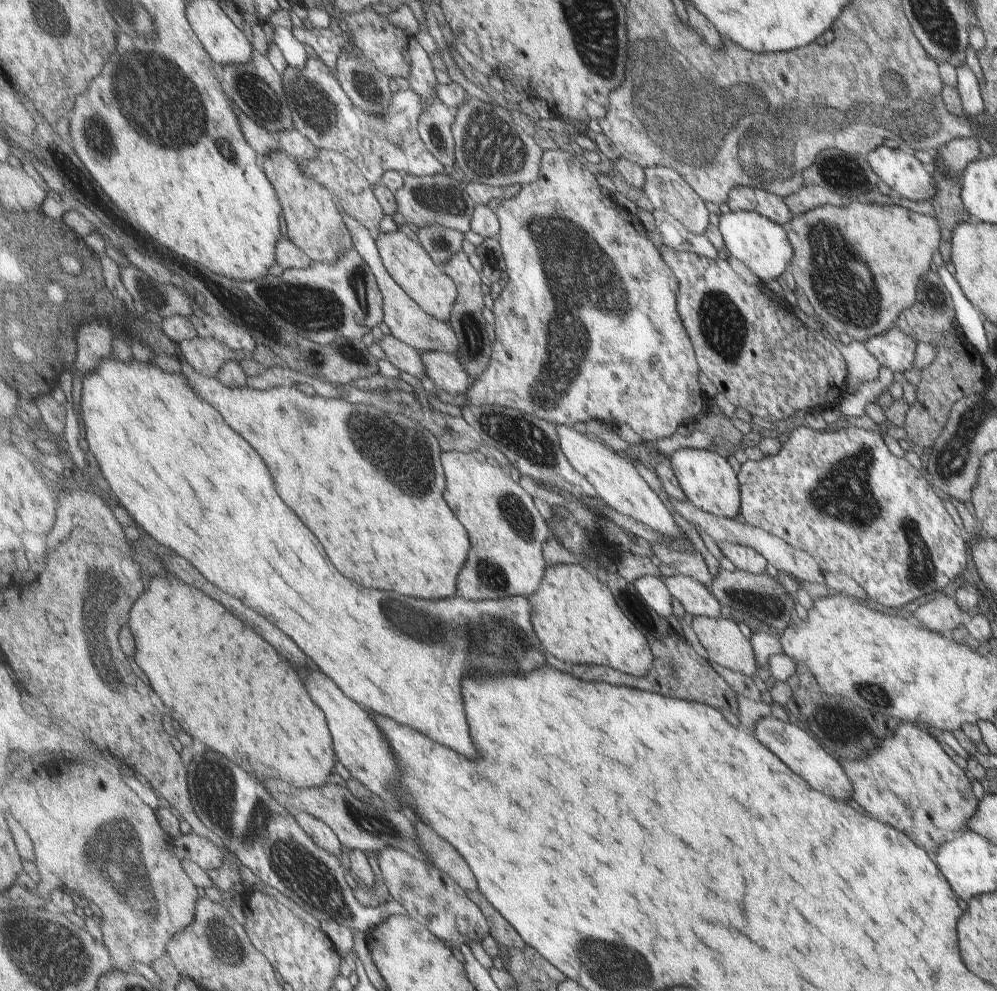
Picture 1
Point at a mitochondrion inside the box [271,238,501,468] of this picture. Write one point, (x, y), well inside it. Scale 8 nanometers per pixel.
(474, 343)

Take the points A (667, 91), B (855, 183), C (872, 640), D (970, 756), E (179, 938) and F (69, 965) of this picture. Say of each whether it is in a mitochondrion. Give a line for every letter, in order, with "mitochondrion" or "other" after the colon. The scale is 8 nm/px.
A: mitochondrion
B: mitochondrion
C: other
D: other
E: other
F: mitochondrion

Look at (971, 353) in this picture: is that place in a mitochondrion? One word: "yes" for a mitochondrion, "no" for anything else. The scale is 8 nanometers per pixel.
no

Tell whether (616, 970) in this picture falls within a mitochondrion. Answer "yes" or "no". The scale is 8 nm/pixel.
yes

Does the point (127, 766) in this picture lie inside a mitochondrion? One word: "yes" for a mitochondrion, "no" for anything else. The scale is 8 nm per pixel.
no

